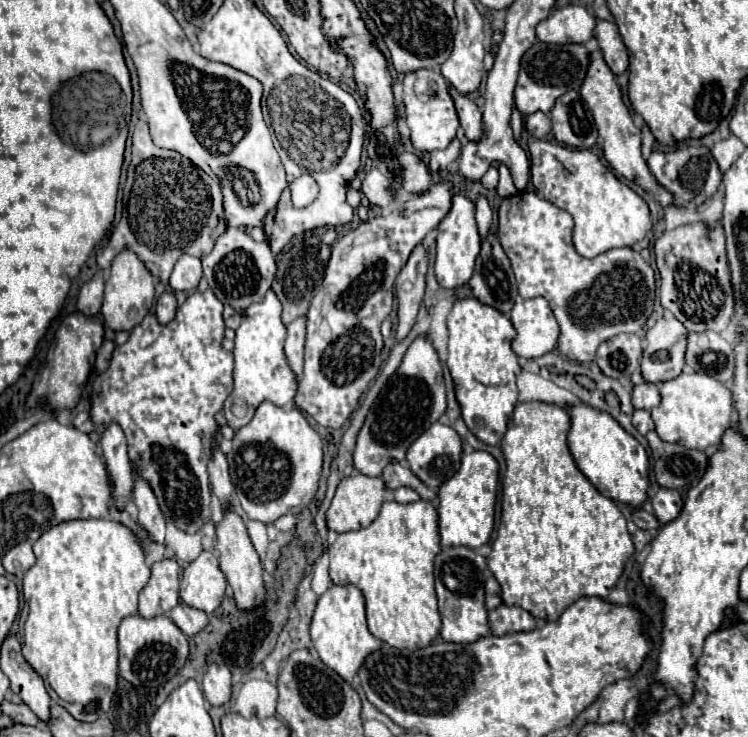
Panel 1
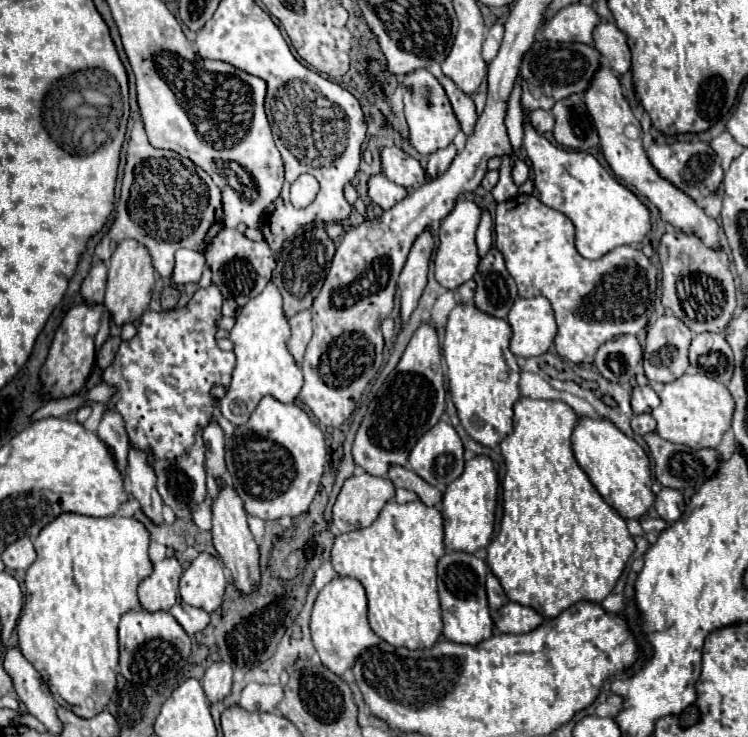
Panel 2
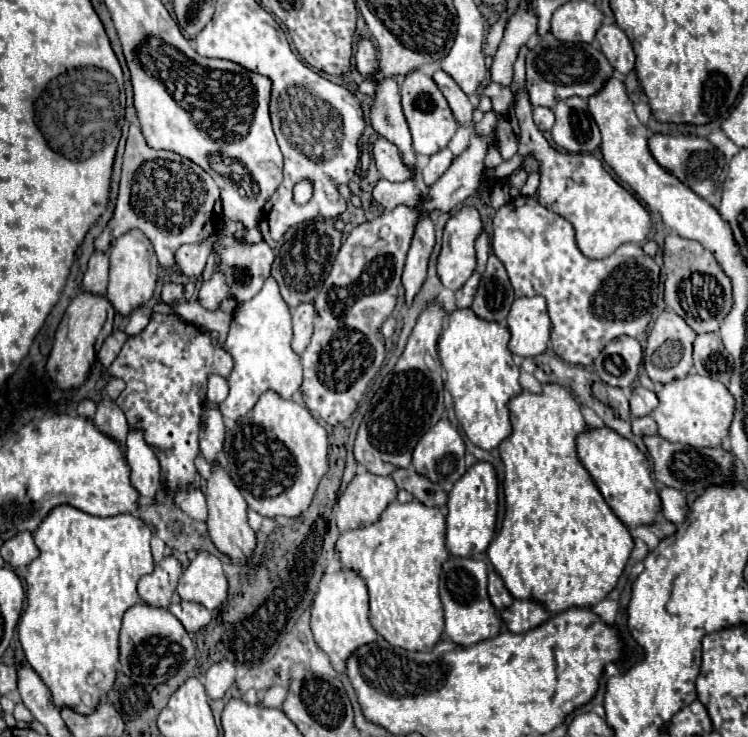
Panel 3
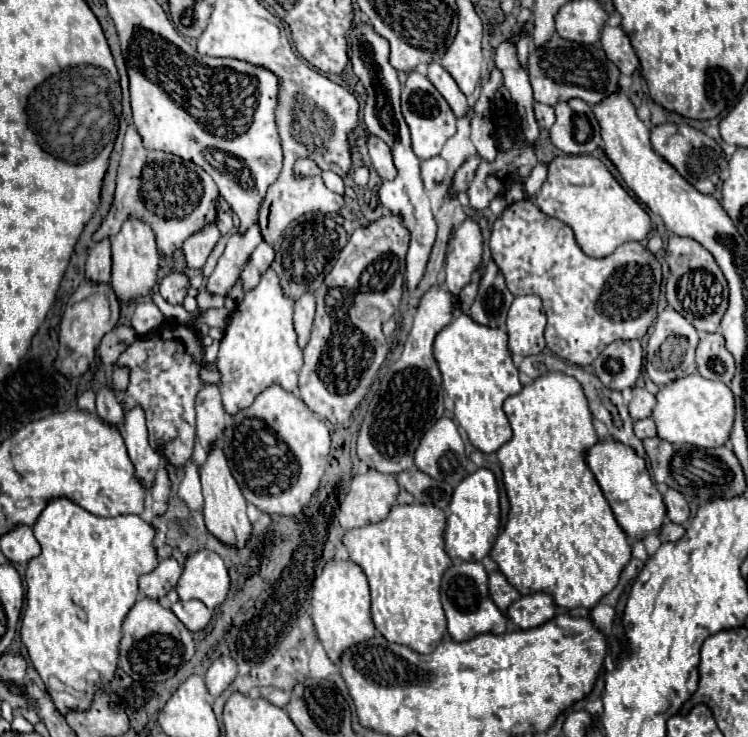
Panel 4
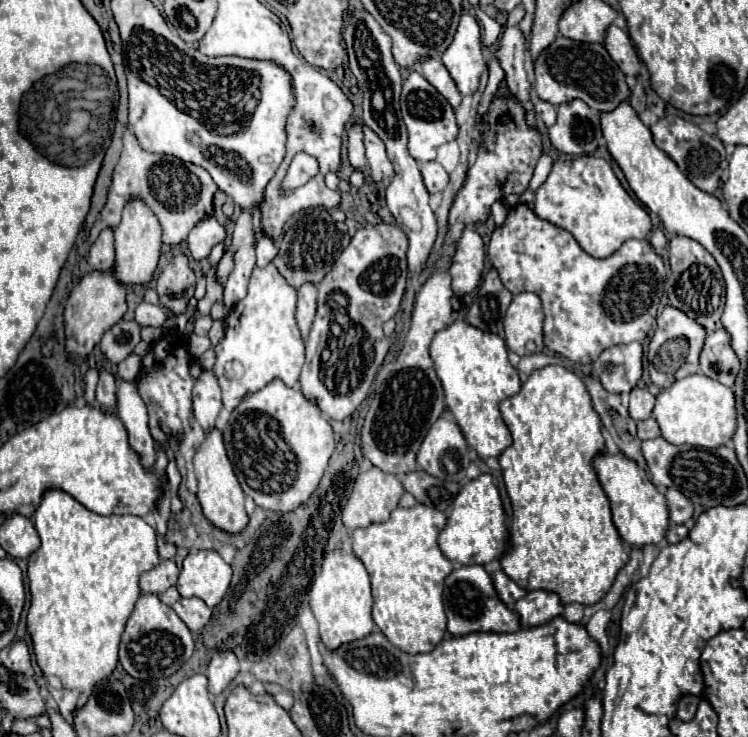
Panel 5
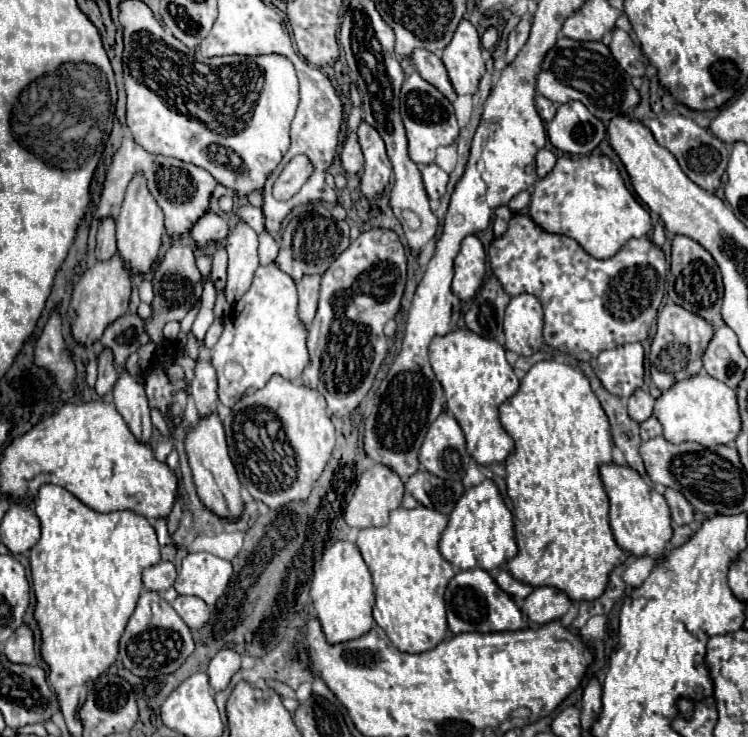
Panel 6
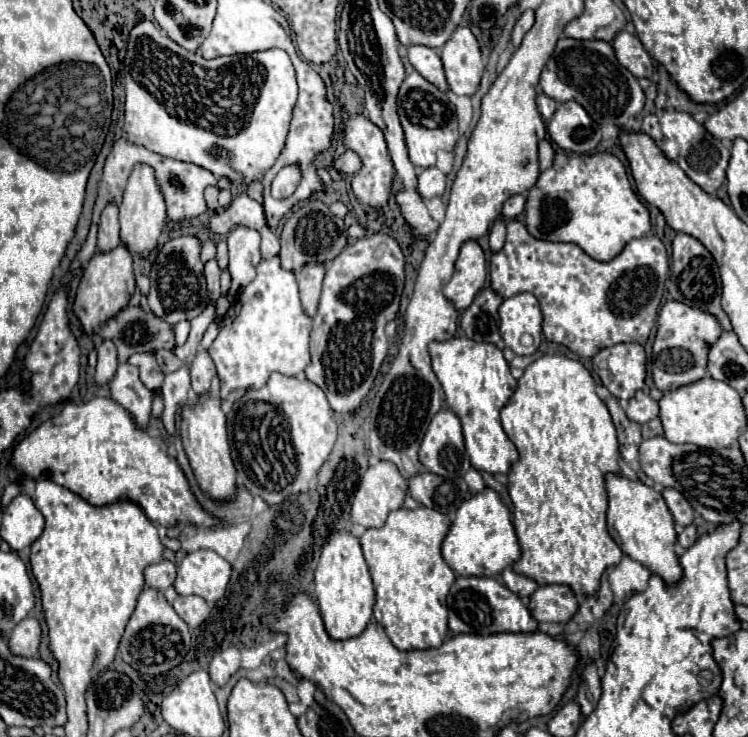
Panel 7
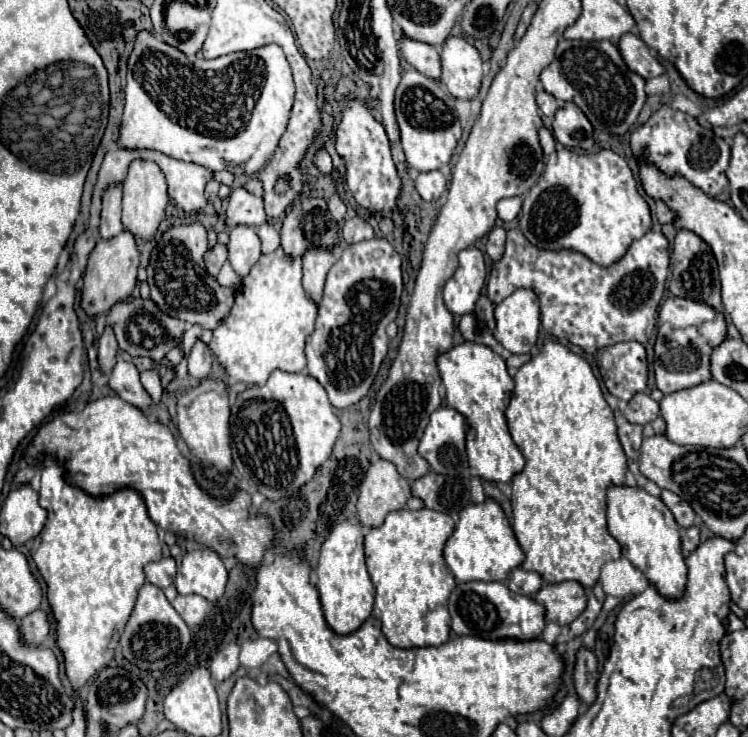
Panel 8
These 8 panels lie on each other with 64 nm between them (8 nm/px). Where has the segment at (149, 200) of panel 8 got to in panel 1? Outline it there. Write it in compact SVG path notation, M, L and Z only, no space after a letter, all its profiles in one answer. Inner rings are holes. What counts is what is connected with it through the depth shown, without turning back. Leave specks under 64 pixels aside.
M122 250L110 266L110 278L106 280L106 290L104 290L104 304L102 304L102 314L104 322L108 328L120 332L120 330L132 330L142 322L142 318L150 312L154 302L154 280L150 270L146 270L144 262L134 254L132 250Z

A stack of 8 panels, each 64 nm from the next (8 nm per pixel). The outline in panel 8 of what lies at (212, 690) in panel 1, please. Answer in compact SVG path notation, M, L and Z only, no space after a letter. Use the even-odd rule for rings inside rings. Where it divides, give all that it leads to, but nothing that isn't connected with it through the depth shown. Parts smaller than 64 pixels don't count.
M230 642L226 648L222 648L222 650L214 656L214 660L212 660L212 664L210 664L210 674L212 674L214 680L222 682L222 680L230 678L230 676L238 670L238 666L240 666L240 662L238 662L238 652L240 652L240 646L238 646L236 642Z

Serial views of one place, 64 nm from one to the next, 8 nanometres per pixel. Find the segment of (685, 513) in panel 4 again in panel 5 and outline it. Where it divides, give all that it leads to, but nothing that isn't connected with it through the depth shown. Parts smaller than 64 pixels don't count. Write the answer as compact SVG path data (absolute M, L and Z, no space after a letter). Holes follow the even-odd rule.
M668 488L666 502L668 502L668 510L670 510L670 520L674 524L686 524L692 518L692 514L694 514L692 502L680 490Z

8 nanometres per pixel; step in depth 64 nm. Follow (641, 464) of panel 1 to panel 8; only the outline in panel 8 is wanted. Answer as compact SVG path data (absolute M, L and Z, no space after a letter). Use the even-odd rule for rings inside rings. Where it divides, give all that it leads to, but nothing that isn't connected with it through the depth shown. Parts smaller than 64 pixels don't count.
M612 486L608 490L608 532L620 542L622 556L642 570L660 596L666 600L682 598L688 580L688 568L682 554L680 526L674 522L672 512L660 498L650 496L642 488Z

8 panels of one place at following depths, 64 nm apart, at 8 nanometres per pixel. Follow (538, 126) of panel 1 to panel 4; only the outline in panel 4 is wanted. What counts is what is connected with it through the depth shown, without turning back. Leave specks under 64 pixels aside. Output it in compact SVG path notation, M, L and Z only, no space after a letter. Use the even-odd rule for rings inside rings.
M534 102L534 112L536 112L536 120L540 124L540 128L544 130L550 130L556 116L554 116L554 108L552 106L546 106L546 104L540 104L540 102Z

